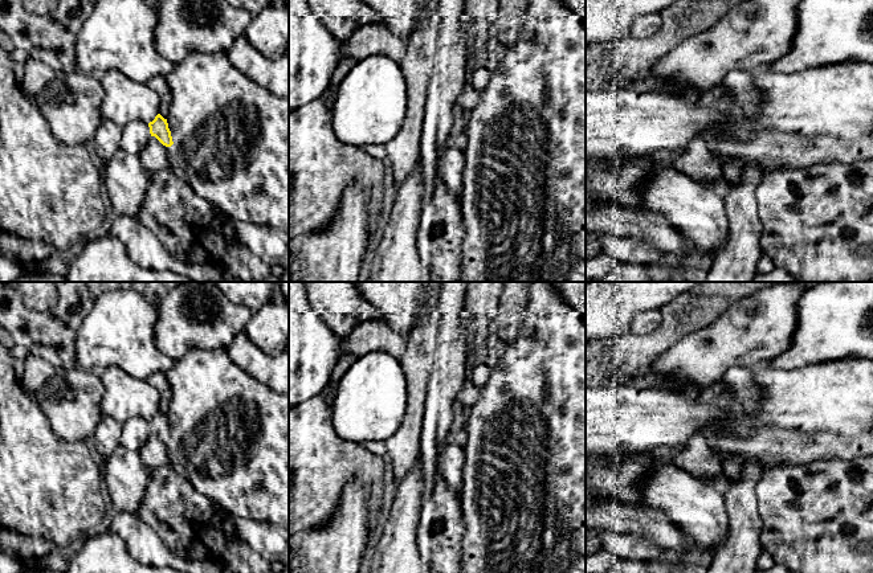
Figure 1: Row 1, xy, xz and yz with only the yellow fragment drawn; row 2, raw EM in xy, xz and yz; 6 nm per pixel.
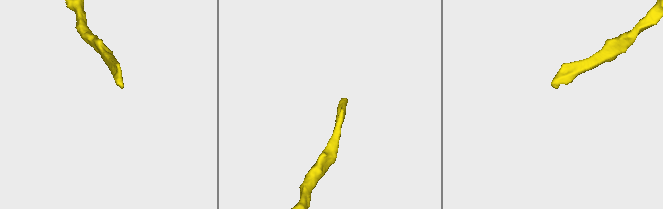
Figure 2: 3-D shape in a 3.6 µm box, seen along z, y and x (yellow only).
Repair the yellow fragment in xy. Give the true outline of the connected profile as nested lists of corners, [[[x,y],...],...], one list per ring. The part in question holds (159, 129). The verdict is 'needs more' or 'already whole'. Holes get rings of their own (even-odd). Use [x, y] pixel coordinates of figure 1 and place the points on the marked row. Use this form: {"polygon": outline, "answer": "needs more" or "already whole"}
{"polygon": [[[160,114],[148,123],[151,138],[139,154],[139,159],[148,173],[170,168],[170,147],[174,144],[167,119]]], "answer": "needs more"}

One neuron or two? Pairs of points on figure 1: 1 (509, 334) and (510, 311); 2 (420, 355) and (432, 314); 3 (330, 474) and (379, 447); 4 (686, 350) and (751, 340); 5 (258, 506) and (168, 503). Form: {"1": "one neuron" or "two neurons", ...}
{"1": "one neuron", "2": "one neuron", "3": "two neurons", "4": "one neuron", "5": "two neurons"}

